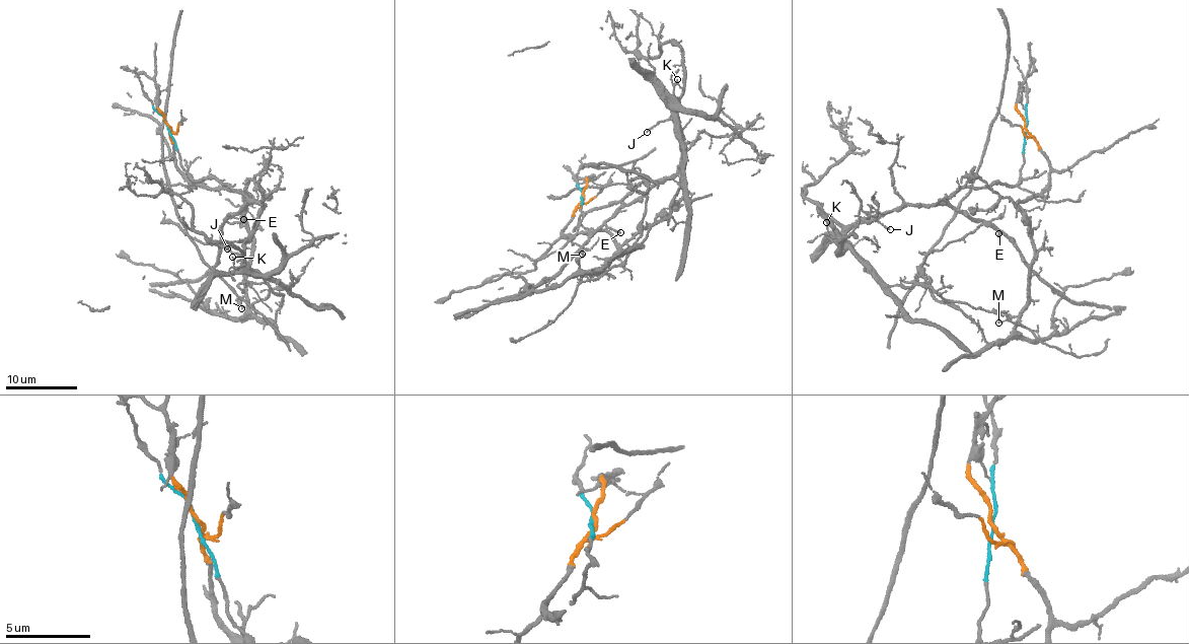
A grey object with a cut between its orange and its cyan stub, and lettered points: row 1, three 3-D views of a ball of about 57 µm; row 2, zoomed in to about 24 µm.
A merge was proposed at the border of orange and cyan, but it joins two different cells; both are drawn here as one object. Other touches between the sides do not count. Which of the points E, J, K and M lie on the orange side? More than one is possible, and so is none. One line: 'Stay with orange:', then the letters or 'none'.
Stay with orange: M

